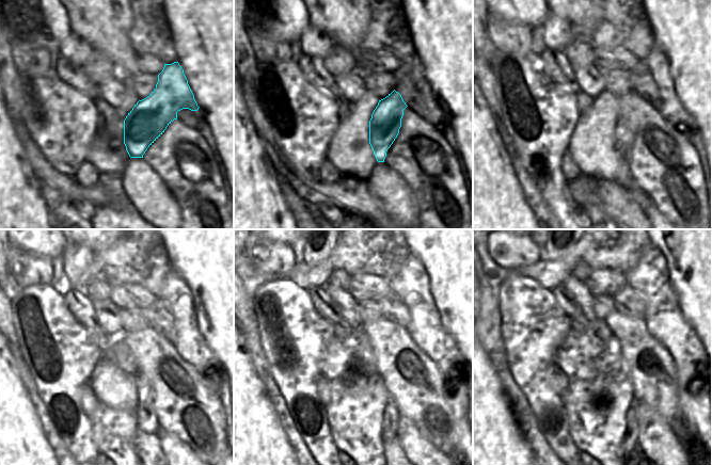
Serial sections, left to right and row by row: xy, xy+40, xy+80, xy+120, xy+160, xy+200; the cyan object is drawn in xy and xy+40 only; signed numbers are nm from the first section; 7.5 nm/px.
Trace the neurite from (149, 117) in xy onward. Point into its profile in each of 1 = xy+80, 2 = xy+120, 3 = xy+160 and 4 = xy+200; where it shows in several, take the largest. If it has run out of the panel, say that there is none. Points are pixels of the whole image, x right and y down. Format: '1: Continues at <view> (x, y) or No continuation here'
1: Continues at xy+80 (623, 135)
2: Continues at xy+120 (146, 420)
3: Continues at xy+160 (391, 416)
4: Continues at xy+200 (630, 442).

